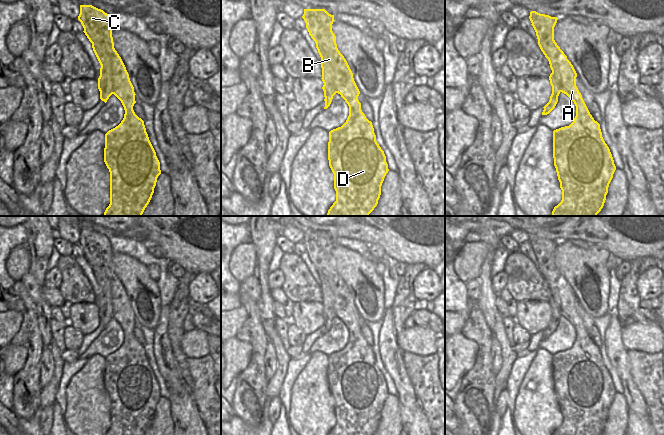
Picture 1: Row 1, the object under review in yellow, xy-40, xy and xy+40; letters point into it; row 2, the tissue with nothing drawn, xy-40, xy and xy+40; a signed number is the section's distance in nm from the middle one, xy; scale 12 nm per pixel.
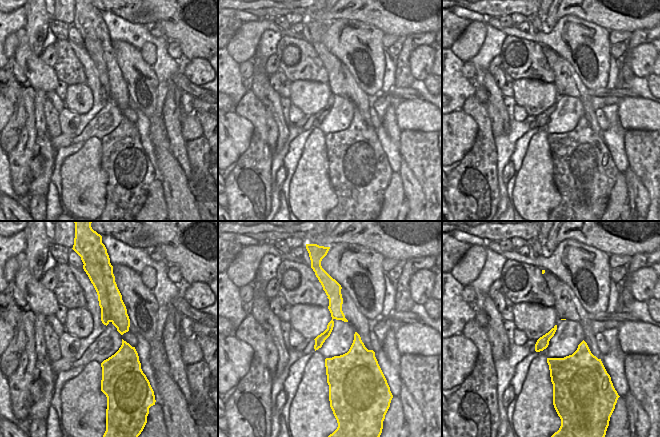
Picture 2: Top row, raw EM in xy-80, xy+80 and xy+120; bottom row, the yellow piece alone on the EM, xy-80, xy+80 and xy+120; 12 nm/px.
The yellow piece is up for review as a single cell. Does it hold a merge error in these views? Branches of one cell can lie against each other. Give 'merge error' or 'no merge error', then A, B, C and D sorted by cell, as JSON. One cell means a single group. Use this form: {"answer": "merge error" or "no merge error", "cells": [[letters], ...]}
{"answer": "merge error", "cells": [["A", "C", "D"], ["B"]]}

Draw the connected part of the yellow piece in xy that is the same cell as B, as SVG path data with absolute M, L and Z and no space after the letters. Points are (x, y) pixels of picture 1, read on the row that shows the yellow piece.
M316 43L316 48L321 57L321 68L322 68L322 81L324 83L322 89L324 91L325 107L327 109L333 99L333 96L337 93L334 85L334 67L338 63L340 54L336 53L335 50L330 49L327 45Z

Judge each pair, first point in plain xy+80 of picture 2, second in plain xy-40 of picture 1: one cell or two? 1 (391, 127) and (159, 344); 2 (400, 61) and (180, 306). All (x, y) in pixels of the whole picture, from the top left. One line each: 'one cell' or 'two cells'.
1: one cell
2: one cell

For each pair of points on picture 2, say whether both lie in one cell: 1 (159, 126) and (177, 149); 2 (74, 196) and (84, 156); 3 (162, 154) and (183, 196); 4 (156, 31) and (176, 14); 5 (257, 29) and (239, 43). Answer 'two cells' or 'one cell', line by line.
1: two cells
2: one cell
3: one cell
4: two cells
5: one cell

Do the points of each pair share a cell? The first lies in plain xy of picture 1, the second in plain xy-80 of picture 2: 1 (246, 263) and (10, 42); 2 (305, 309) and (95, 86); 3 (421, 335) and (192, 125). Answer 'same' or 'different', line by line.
1: same
2: different
3: same

